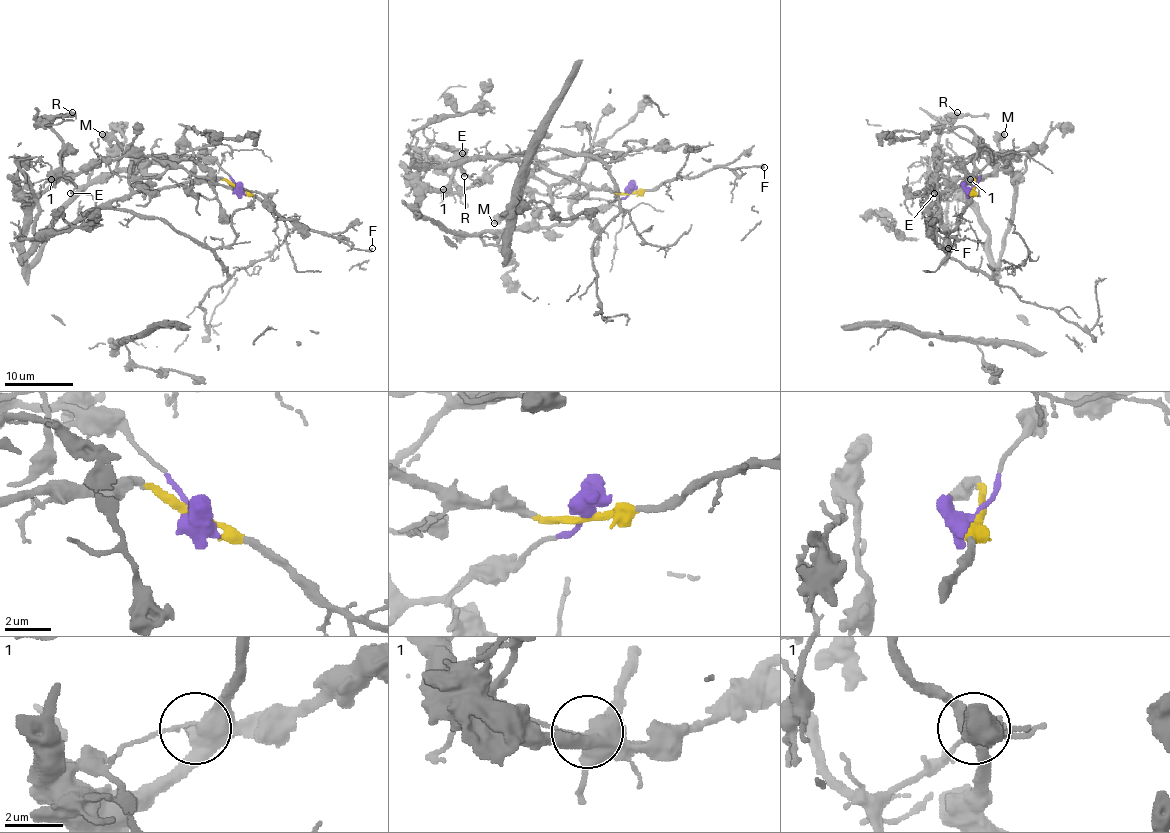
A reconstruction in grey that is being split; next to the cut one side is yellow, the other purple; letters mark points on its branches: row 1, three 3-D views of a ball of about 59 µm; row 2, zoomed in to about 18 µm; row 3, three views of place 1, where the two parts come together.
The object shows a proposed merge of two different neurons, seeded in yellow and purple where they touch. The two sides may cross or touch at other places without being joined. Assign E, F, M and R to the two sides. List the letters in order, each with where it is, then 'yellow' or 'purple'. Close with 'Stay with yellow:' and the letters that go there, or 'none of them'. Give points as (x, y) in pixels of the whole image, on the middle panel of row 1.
E: (462, 153) | purple
F: (764, 167) | yellow
M: (494, 223) | purple
R: (464, 176) | purple
Stay with yellow: F

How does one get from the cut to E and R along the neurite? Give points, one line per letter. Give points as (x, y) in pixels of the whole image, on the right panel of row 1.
E: (972, 188), (996, 156), (1008, 164), (1015, 205), (995, 265), (972, 185), (935, 152), (935, 193)
R: (972, 188), (996, 156), (1008, 164), (1015, 205), (995, 265), (971, 179), (942, 149), (940, 127), (957, 113)

